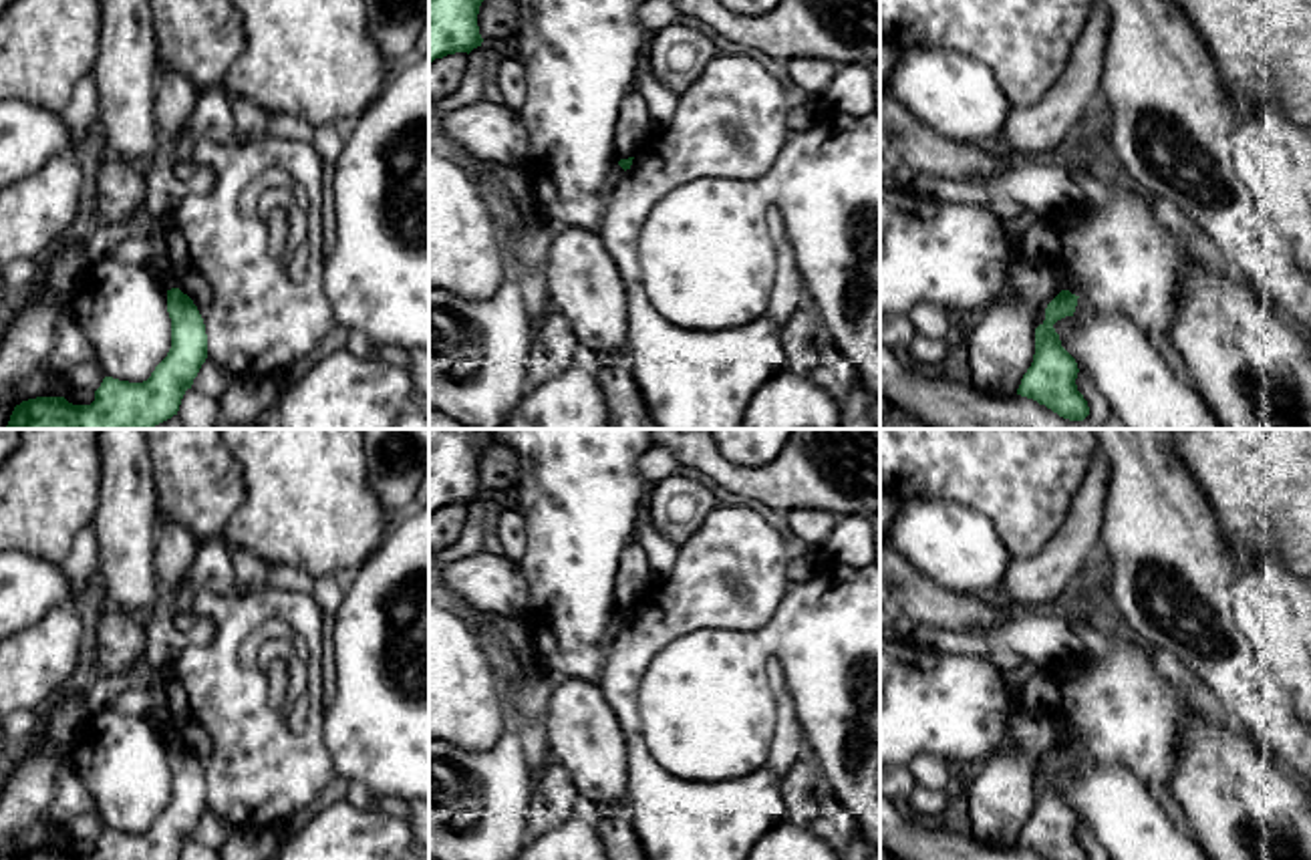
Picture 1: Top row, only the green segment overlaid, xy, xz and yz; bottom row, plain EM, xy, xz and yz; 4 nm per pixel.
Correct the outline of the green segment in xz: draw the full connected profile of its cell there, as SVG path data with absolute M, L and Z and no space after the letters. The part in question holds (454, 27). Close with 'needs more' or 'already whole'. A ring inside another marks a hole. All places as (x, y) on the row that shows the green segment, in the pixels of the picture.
M429 0L429 62L471 52L483 38L477 14L483 0Z | already whole

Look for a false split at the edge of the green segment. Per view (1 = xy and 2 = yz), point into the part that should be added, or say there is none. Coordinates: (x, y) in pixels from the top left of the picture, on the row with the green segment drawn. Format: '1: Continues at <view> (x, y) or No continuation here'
1: No continuation here
2: No continuation here

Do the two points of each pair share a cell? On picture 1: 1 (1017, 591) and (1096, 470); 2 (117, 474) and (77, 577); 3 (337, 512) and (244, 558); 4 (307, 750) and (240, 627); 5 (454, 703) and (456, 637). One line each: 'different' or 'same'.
1: same
2: different
3: different
4: same
5: same

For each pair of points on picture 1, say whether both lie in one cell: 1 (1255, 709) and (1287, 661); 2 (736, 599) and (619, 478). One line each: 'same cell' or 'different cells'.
1: different cells
2: different cells

